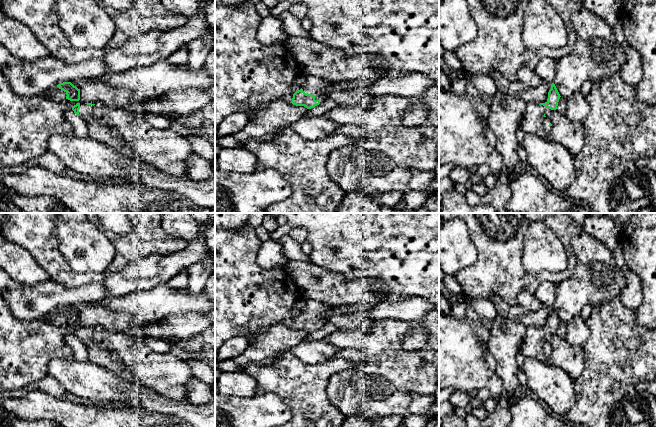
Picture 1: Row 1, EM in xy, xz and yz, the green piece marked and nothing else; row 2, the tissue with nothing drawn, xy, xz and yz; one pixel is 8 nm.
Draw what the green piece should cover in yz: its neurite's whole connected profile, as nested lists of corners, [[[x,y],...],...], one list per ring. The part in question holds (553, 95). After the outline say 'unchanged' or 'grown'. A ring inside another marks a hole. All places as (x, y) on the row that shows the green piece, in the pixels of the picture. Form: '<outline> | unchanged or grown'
[[[554,83],[548,92],[548,101],[536,104],[534,102],[526,103],[526,111],[521,120],[520,127],[525,134],[536,134],[544,138],[550,135],[551,121],[544,112],[547,108],[556,110],[560,99],[560,94]]] | grown

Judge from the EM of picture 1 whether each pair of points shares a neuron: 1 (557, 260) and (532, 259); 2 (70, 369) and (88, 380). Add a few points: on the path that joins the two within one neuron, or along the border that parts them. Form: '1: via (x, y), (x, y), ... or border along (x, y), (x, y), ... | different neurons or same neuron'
1: via (551, 259), (538, 259) | same neuron
2: via (74, 373), (79, 378), (84, 379) | same neuron

